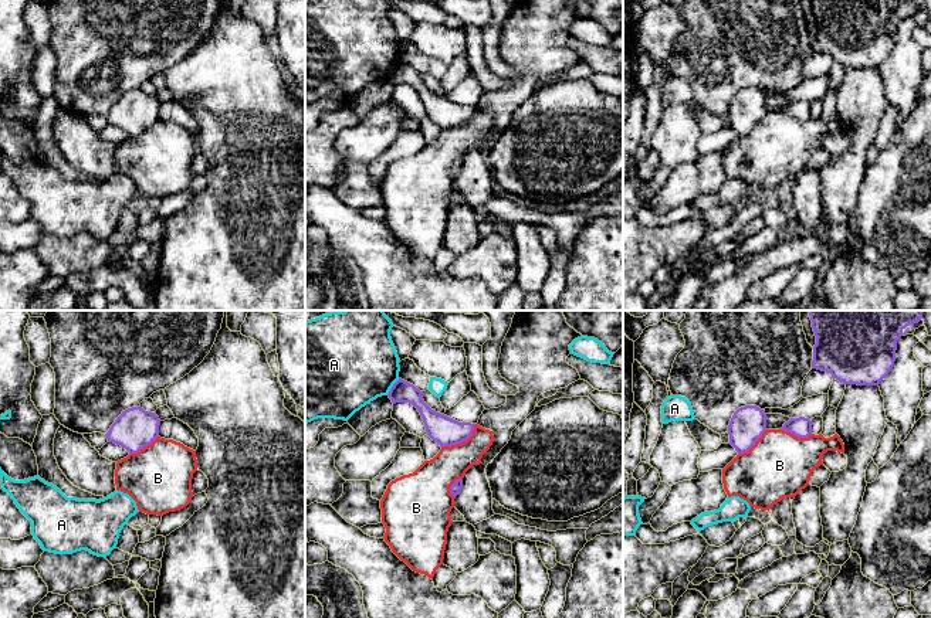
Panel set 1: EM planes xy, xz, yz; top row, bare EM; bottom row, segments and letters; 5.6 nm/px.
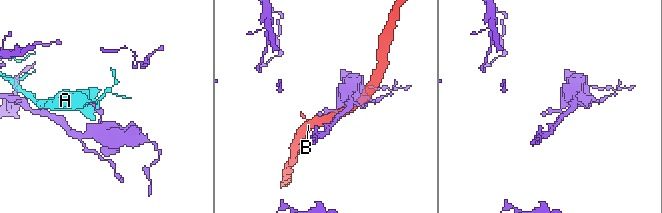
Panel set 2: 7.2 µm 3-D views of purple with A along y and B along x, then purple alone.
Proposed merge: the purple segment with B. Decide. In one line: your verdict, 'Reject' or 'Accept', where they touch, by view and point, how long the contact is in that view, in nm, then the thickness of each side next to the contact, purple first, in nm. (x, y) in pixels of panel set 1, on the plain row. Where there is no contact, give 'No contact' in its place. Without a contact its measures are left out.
Accept. Touches purple at xz (461, 124). Shared border 240 nm. Thickness 160 nm (purple) against 200 nm

